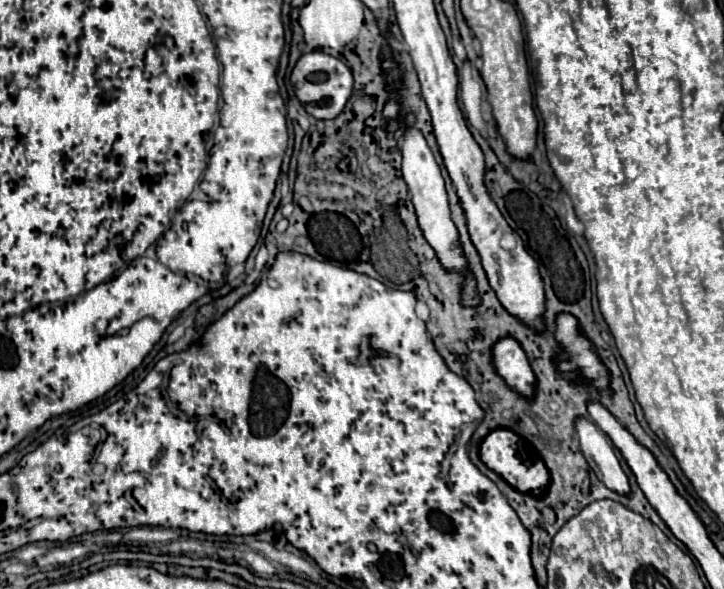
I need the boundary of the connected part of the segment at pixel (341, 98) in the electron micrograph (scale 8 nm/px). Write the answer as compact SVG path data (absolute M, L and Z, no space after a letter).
M308 52L308 54L300 56L298 64L292 70L290 82L294 86L296 98L304 104L306 112L318 120L336 118L352 94L352 72L350 72L350 68L342 60L338 60L330 54L324 54L324 52Z

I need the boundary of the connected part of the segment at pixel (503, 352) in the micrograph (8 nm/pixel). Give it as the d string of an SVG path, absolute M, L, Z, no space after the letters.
M504 336L494 344L492 362L498 376L520 396L534 398L536 392L536 374L530 368L526 352L520 342Z

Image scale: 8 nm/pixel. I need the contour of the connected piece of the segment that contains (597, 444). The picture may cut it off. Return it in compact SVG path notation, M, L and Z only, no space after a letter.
M578 418L576 432L580 438L580 450L582 450L584 458L588 460L590 468L594 470L594 474L598 476L598 480L606 488L628 496L630 482L628 482L628 476L624 474L624 470L614 454L610 438L606 434L602 434L590 418L588 420Z

